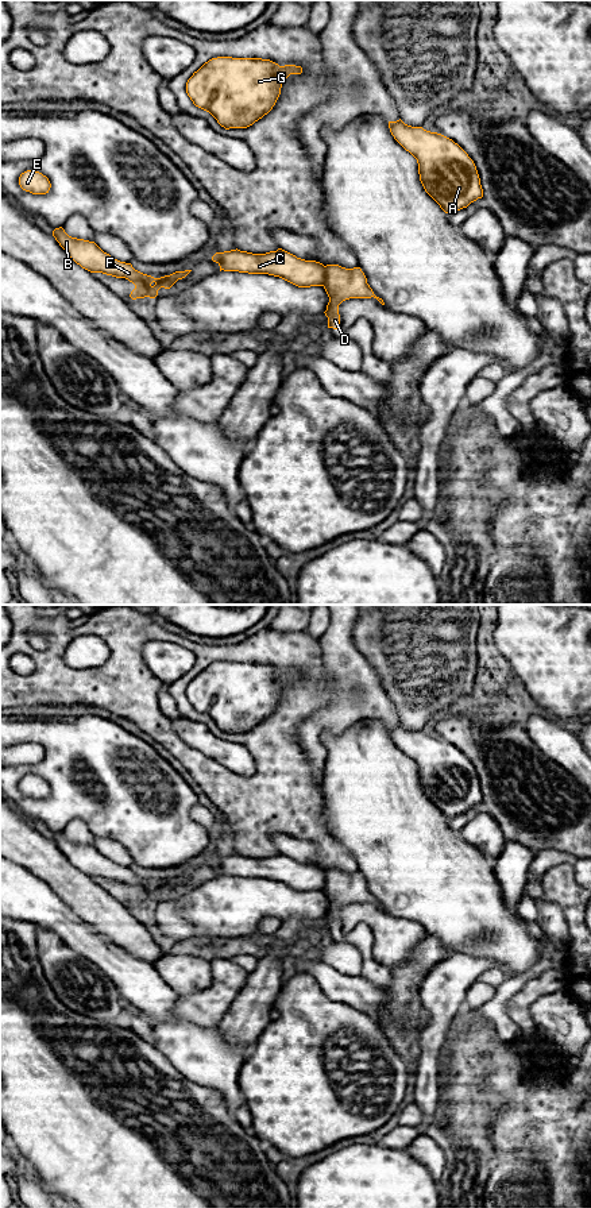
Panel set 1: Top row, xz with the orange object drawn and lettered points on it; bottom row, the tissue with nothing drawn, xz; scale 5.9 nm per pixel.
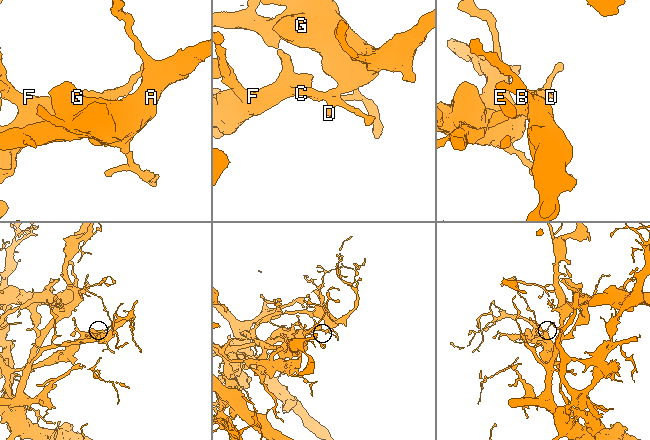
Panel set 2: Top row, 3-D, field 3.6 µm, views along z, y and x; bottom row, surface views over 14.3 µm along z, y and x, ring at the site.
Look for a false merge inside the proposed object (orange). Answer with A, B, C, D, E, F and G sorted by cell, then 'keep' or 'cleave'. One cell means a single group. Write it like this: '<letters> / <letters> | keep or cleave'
A D G / B C E F | cleave

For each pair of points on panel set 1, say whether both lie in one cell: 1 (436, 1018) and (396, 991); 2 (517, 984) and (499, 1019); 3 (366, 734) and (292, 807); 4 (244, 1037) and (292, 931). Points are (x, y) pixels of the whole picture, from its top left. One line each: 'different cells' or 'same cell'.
1: different cells
2: same cell
3: different cells
4: same cell

